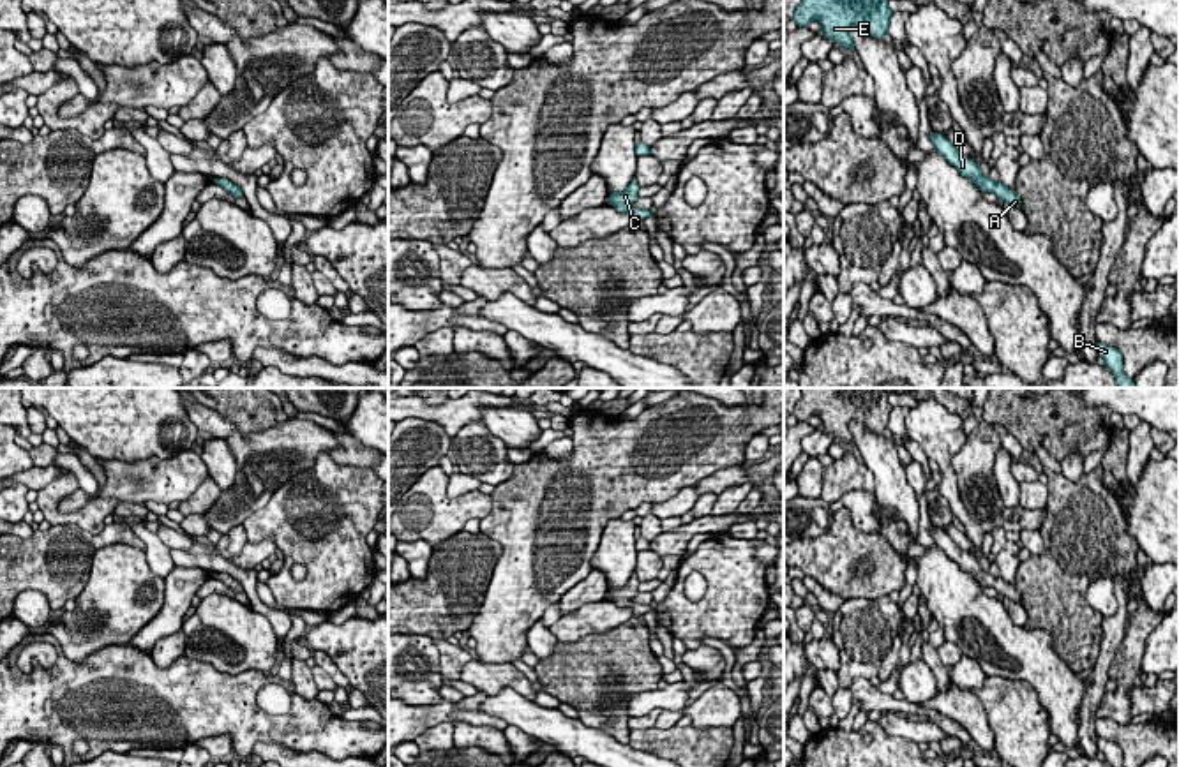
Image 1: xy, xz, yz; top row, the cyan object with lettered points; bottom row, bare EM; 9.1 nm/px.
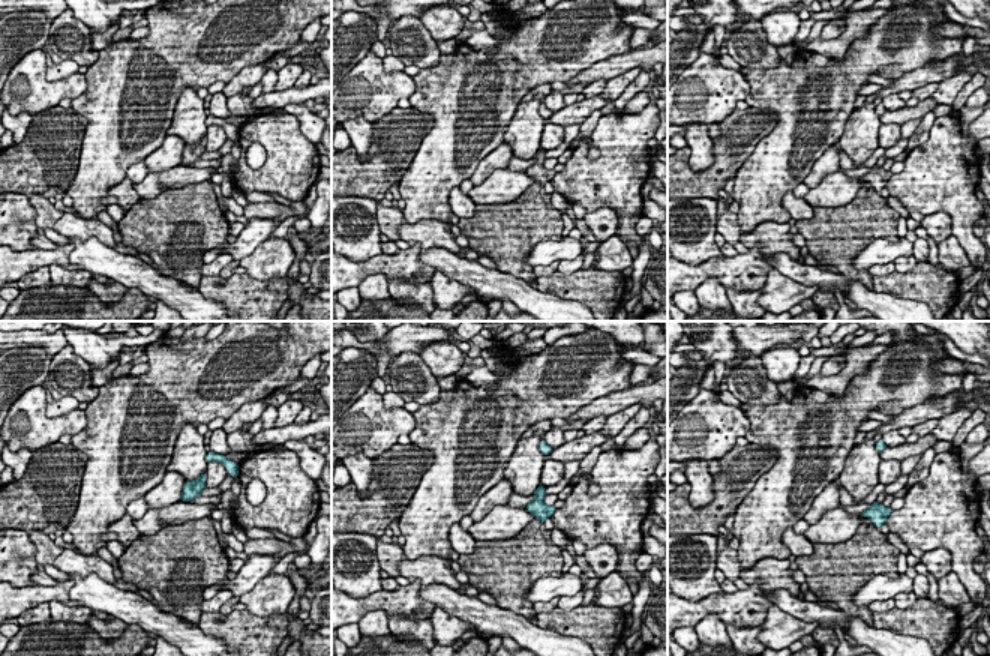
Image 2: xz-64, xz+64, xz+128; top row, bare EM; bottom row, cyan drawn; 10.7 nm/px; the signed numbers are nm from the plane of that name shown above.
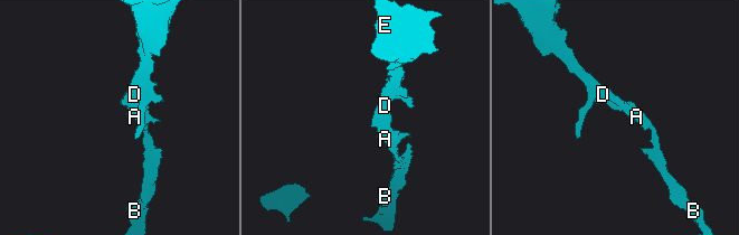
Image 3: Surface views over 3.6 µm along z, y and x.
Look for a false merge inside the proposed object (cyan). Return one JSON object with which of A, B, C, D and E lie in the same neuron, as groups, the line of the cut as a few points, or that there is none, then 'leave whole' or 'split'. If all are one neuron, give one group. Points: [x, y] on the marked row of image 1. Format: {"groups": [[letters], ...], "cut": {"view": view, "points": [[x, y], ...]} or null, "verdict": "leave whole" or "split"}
{"groups": [["A", "B", "C", "D", "E"]], "cut": null, "verdict": "leave whole"}

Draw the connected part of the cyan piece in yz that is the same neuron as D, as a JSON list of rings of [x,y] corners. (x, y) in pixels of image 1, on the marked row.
[[[934,130],[928,132],[934,150],[941,153],[957,171],[969,178],[983,194],[994,192],[997,199],[1010,203],[1011,206],[1022,208],[1022,201],[1017,192],[1006,187],[1003,182],[994,183],[990,176],[983,176],[980,166],[967,155],[962,155],[942,134]]]

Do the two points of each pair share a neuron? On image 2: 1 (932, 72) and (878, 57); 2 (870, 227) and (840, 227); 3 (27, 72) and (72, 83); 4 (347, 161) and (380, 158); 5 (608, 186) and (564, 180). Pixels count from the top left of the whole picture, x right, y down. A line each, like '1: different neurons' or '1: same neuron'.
1: different neurons
2: same neuron
3: same neuron
4: same neuron
5: same neuron

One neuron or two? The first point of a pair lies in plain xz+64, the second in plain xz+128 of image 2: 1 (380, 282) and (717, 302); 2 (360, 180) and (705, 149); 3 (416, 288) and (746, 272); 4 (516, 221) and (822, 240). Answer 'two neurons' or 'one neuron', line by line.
1: one neuron
2: two neurons
3: two neurons
4: one neuron

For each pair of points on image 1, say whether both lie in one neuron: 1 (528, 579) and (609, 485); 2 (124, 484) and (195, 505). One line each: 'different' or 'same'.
1: same
2: different

